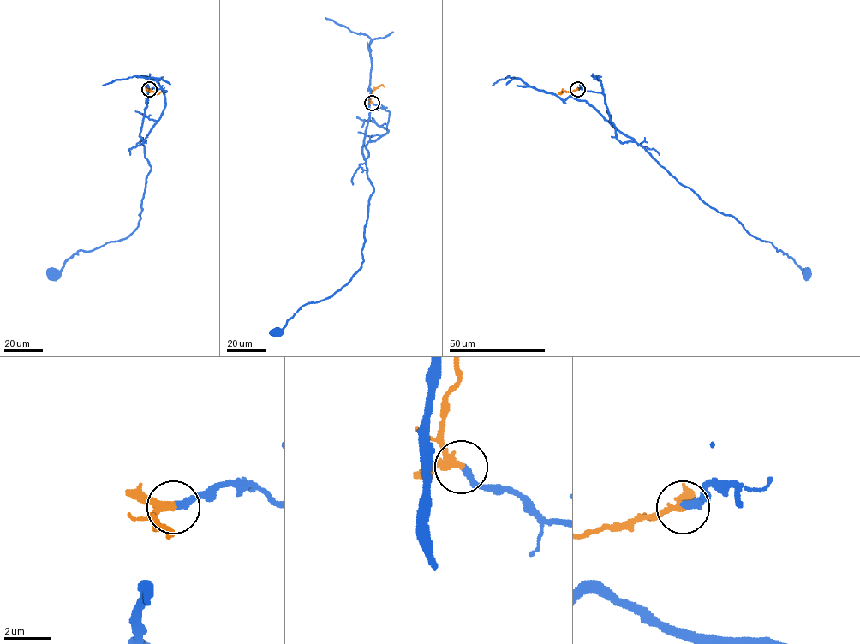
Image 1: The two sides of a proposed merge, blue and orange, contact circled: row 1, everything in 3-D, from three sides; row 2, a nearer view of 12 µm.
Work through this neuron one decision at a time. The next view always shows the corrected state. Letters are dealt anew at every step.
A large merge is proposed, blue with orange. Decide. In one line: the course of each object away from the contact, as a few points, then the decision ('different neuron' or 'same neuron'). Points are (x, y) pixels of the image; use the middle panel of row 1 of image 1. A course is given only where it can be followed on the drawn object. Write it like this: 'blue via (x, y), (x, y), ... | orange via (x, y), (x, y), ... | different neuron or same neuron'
blue via (372, 103), (389, 116), (388, 131), (366, 145), (373, 193), (361, 267), (331, 295), (301, 306), (277, 333) | orange via (372, 103), (373, 89), (382, 85), (384, 86) | same neuron

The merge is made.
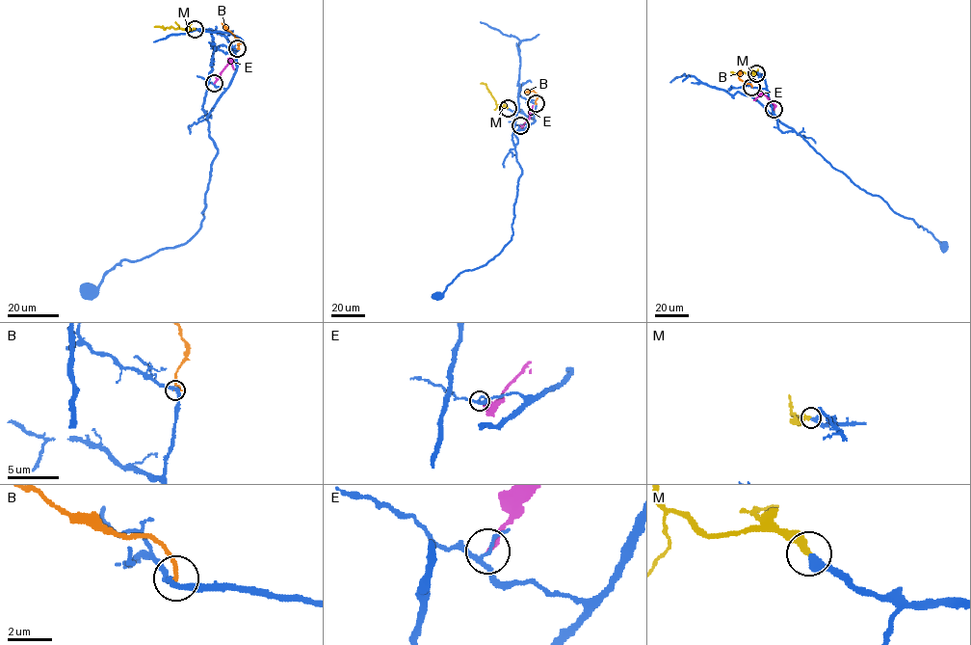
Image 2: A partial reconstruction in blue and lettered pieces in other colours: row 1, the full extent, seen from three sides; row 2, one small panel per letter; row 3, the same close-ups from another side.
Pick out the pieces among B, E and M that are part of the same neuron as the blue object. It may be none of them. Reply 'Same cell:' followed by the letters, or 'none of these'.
Same cell: M

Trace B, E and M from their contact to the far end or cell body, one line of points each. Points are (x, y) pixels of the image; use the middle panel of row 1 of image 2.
B: (536, 103), (537, 95), (533, 91), (525, 93)
E: (520, 125), (530, 118), (533, 105)
M: (507, 108), (497, 104), (486, 86), (480, 83)

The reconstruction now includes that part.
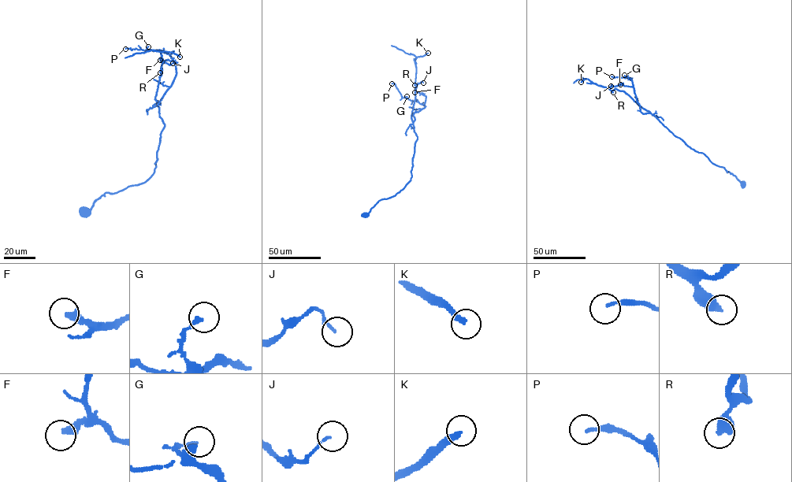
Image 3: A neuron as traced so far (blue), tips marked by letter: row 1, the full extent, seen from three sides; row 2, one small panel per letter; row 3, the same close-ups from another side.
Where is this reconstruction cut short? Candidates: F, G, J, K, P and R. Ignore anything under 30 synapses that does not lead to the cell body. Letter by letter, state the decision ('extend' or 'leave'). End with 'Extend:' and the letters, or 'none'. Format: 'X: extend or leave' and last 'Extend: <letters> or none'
F: leave
G: leave
J: leave
K: extend
P: leave
R: extend
Extend: K, R

